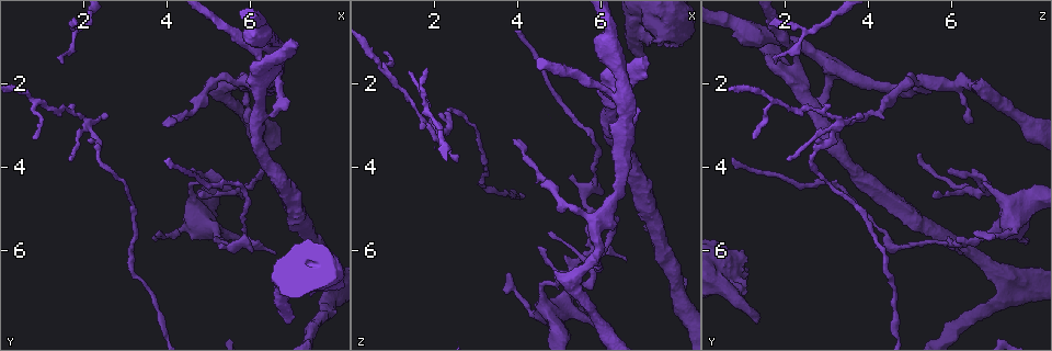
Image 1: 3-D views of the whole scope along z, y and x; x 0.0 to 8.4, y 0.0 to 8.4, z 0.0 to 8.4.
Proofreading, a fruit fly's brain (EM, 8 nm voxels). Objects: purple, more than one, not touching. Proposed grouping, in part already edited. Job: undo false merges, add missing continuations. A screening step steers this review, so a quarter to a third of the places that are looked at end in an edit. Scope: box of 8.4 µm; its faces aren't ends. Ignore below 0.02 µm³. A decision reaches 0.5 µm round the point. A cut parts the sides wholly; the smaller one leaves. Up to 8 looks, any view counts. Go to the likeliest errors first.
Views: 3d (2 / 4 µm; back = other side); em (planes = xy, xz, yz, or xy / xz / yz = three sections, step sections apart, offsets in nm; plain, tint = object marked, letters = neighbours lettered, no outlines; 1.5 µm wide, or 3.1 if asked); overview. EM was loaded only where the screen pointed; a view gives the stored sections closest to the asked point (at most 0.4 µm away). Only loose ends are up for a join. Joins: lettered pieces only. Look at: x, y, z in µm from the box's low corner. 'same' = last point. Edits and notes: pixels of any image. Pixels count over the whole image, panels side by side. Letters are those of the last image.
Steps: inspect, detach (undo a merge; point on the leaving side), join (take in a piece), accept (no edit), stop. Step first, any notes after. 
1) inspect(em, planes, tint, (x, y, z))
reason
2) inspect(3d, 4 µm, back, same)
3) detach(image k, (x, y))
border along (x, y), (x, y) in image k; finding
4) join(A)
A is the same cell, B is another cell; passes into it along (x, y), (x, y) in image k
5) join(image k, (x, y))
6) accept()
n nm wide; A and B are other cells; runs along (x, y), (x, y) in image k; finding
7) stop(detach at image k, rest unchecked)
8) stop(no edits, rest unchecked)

inspect(em, planes, letters, (7.05, 1.10, 1.30))
an open end

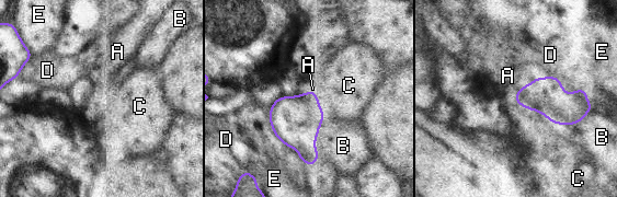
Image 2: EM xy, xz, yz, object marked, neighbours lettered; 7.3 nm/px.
join(A)
180 nm wide; A is the same cell, B, C, D and E are other cells; passes into it along (546, 95), (535, 78), (507, 76) in image 2; it goes on there

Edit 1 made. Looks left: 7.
inspect(overview)
redraw

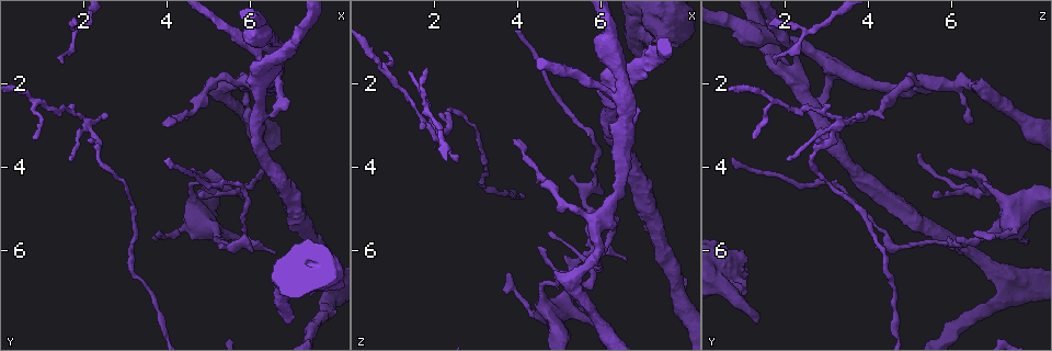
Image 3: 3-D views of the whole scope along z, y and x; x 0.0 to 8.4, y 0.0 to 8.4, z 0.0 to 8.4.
inspect(em, planes, letters, (6.95, 7.80, 1.35))

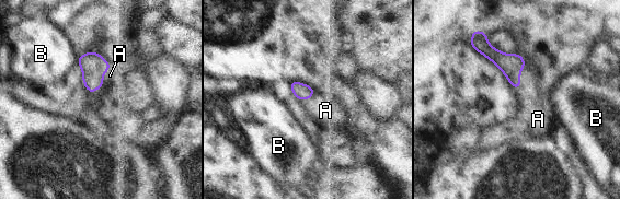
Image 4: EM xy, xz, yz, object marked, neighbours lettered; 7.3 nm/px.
join(A)
A is the same cell, B is another cell; passes into it along (93, 66), (102, 82), (110, 75) in image 4; it goes on there

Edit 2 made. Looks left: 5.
inspect(em, xz, step 8, tint, (2.60, 2.75, 3.70))
free end

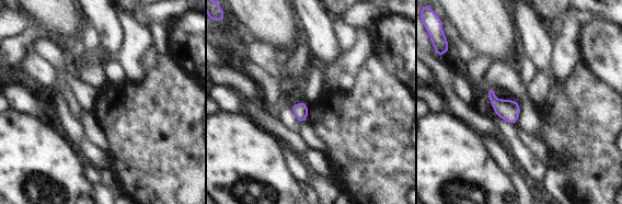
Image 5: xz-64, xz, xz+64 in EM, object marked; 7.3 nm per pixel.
inspect(em, xz, step 8, letters, same)
see the neighbours

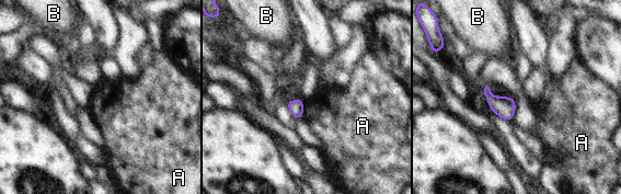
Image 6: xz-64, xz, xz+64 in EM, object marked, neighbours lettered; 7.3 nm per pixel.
accept()
A and B are other cells; border along (305, 99), (302, 117) in image 6; none of them fits

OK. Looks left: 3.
inspect(em, yz, step 4, letters, (4.00, 3.75, 0.80))
thin end

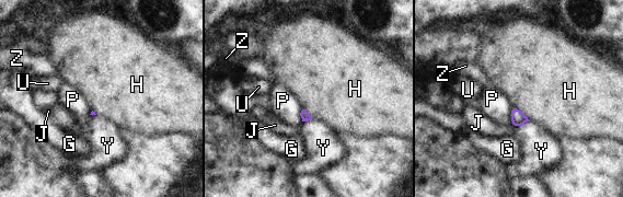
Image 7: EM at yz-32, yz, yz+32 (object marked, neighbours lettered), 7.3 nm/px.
join(J)
J is the same cell, G, H, P, U, Y and Z are other cells; passes into it along (518, 118), (514, 126), (481, 125) in image 7; it goes on there

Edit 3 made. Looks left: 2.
stop(join at image 2, join at image 4, join at image 7, rest unchecked)

